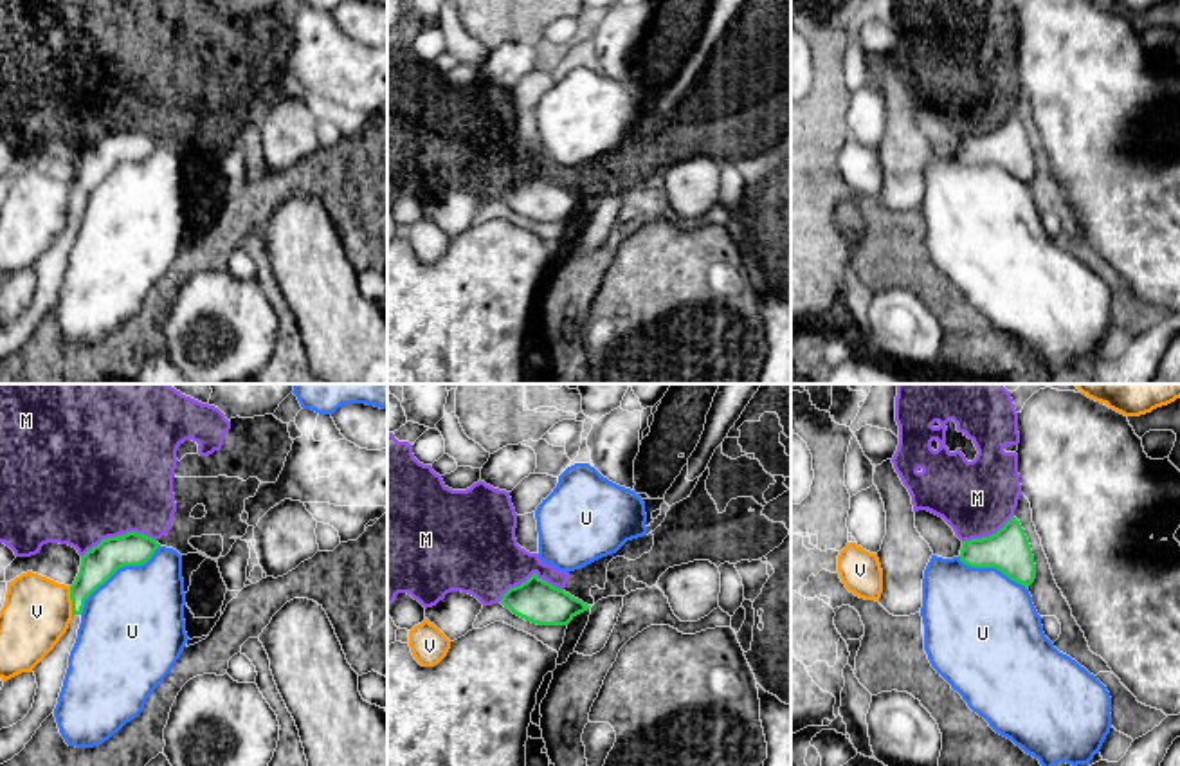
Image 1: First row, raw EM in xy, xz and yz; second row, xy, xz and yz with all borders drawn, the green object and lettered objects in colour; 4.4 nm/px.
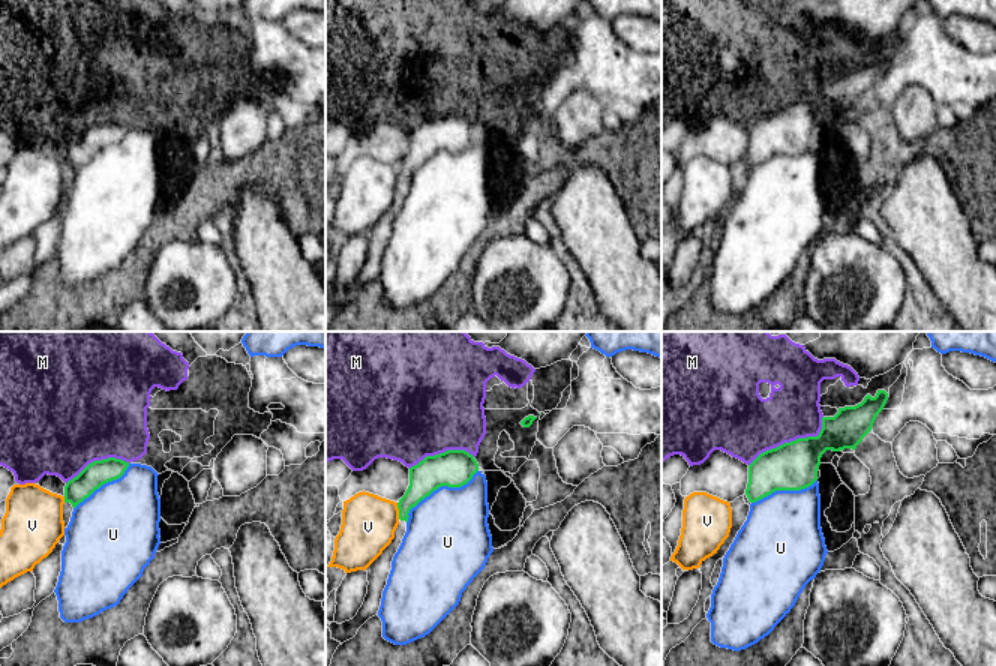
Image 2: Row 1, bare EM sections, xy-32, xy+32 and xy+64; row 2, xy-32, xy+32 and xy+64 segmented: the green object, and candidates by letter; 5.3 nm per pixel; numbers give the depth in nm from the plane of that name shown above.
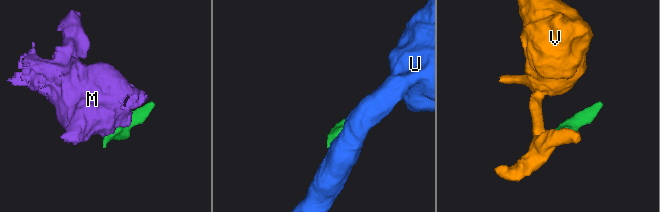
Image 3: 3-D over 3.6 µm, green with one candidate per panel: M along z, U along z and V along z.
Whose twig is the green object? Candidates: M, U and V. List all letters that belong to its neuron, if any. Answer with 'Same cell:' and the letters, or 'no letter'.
Same cell: no letter

